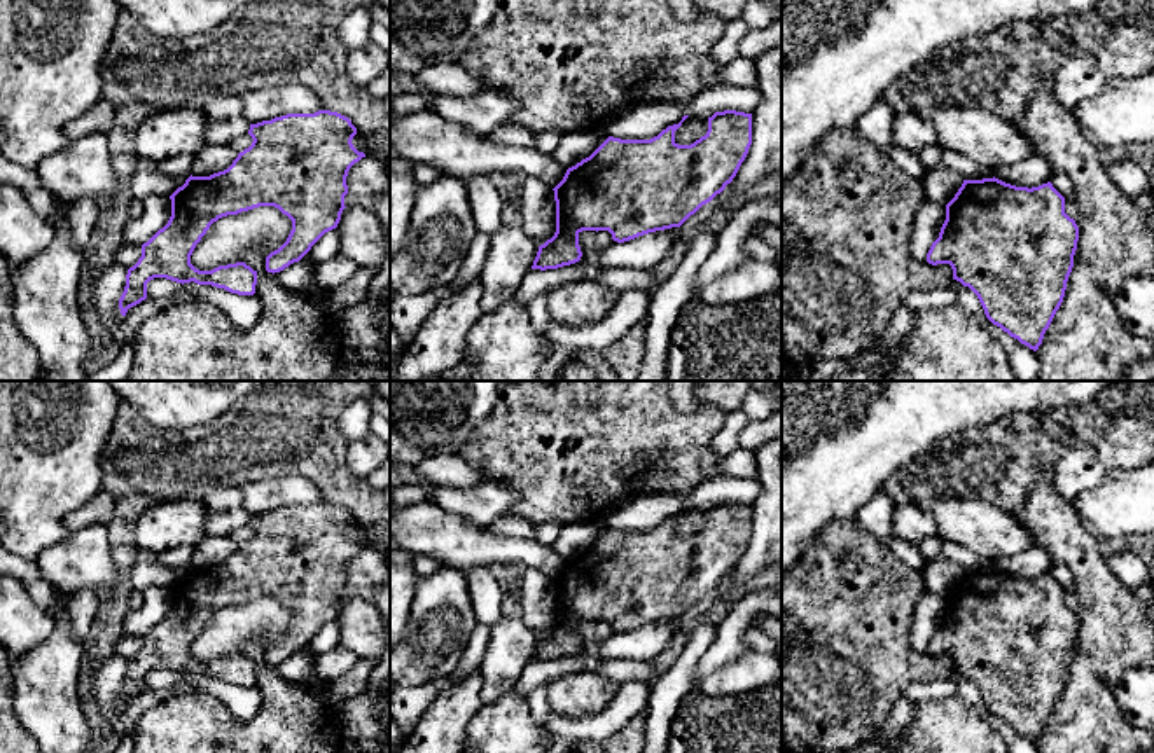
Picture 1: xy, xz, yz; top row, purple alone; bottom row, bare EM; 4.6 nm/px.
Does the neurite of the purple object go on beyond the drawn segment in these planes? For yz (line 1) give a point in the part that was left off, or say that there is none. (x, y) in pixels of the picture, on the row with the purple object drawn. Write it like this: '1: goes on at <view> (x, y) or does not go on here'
1: does not go on here

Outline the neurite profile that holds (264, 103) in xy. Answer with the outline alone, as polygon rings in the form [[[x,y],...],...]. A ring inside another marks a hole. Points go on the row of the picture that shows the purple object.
[[[301,82],[252,89],[243,93],[240,100],[243,103],[243,117],[250,124],[287,114],[315,114],[322,110],[316,93]]]

